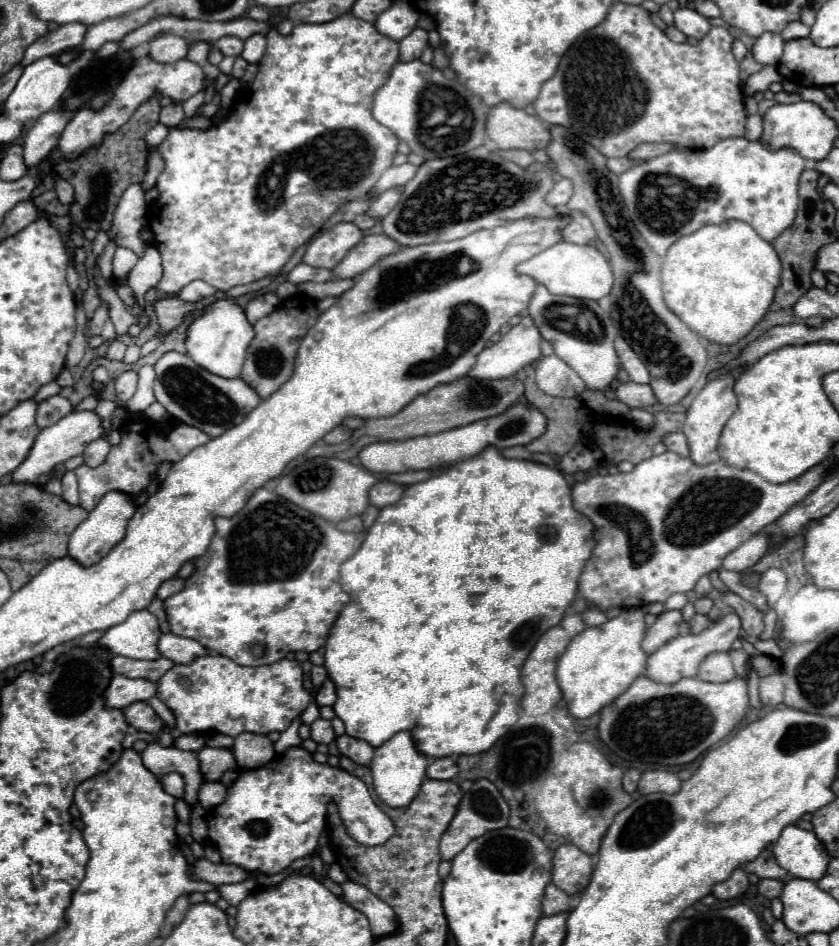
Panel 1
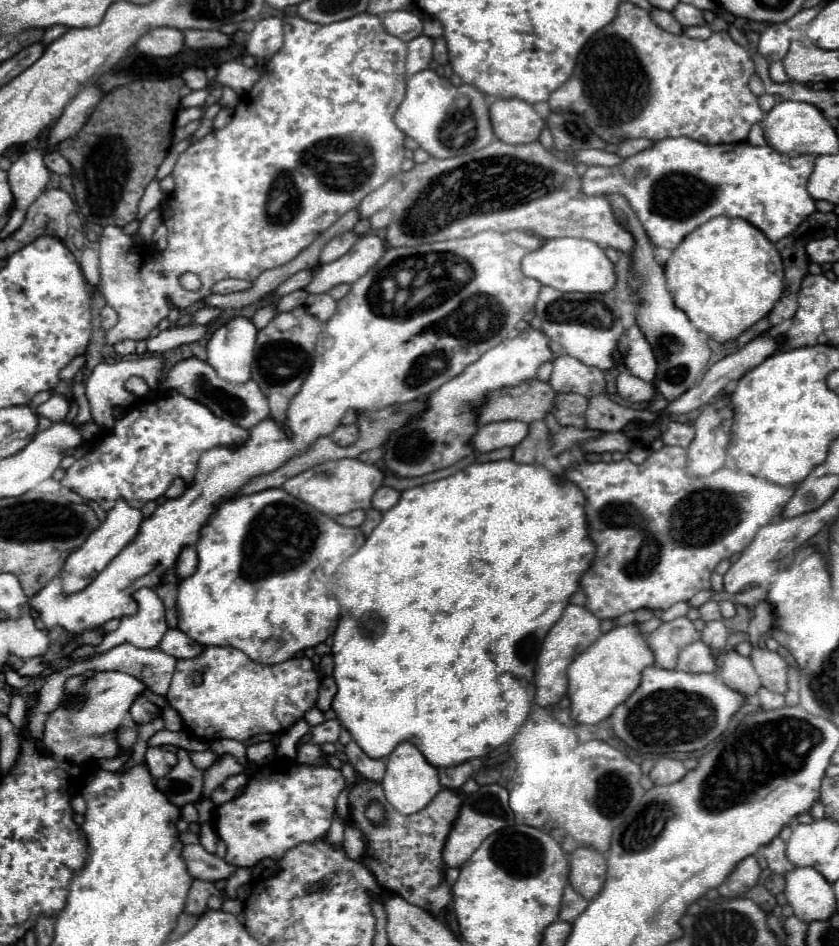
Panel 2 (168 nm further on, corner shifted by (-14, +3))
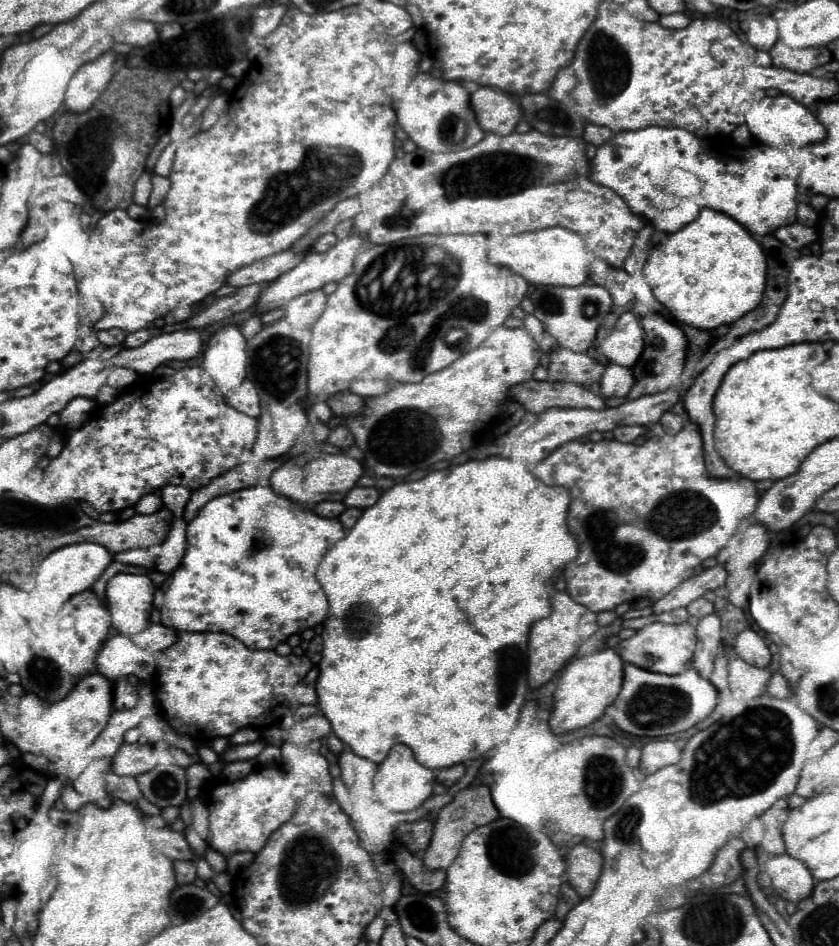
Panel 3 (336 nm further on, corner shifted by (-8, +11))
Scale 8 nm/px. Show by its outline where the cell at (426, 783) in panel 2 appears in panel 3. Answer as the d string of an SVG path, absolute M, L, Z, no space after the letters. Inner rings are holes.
M396 745L396 747L390 749L388 757L378 765L378 773L376 773L376 779L374 779L374 791L376 791L378 799L380 799L380 803L388 811L412 811L412 809L420 807L432 795L434 783L436 783L434 771L420 765L414 759L414 753L412 753L412 749L408 745ZM412 763L414 763L414 775L410 777Z

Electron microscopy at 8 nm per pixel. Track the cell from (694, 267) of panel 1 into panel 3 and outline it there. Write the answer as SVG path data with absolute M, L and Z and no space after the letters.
M702 209L692 223L652 247L644 273L656 301L678 323L704 331L730 325L754 311L766 289L762 245L736 219L714 209Z

